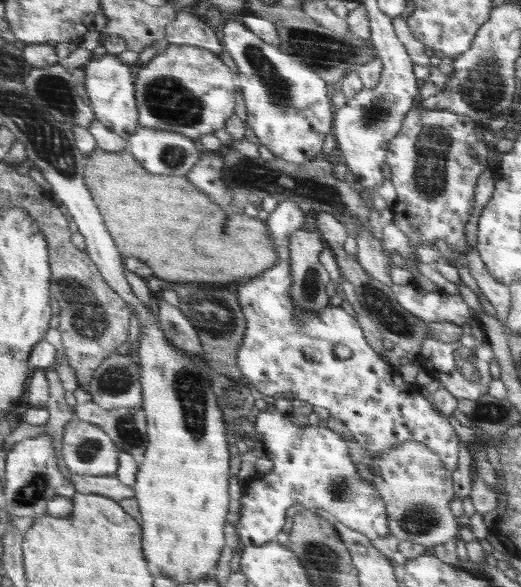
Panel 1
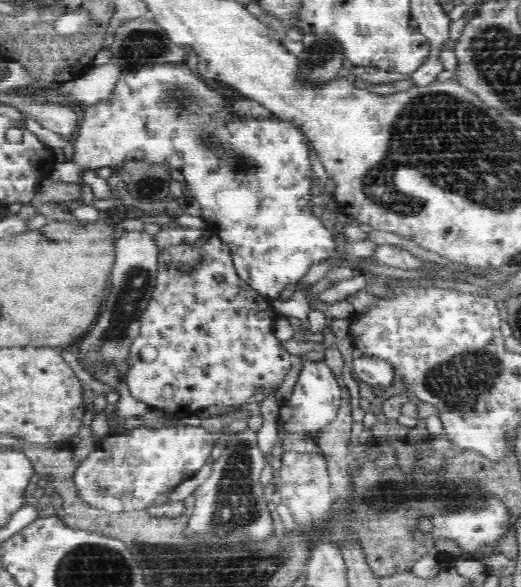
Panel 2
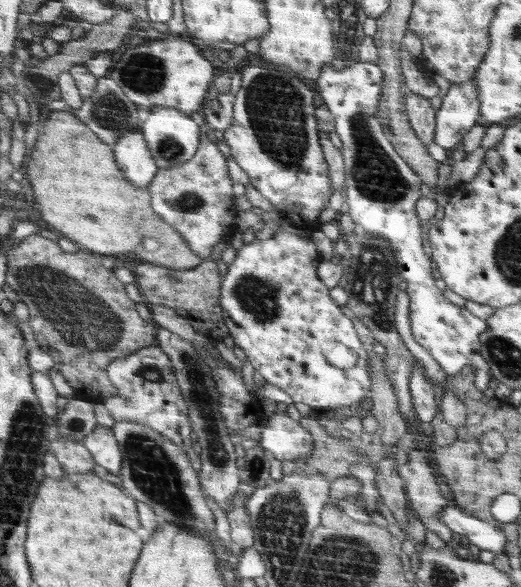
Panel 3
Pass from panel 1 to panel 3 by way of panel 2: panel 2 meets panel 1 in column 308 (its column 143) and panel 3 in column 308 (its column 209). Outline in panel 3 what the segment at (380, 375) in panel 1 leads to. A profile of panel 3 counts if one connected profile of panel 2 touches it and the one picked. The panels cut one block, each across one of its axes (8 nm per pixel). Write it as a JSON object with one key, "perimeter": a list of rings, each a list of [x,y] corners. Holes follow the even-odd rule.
{"perimeter":[[[278,229],[266,240],[244,243],[235,256],[221,280],[219,306],[229,335],[265,382],[284,390],[294,403],[301,402],[311,408],[349,408],[348,400],[352,404],[366,398],[370,390],[368,356],[350,318],[342,314],[328,296],[328,288],[316,278],[322,256],[318,254],[314,240],[308,240],[308,234],[306,240],[302,240],[296,234]],[[336,342],[352,348],[358,355],[352,368],[336,368],[326,360],[326,350]]]}

